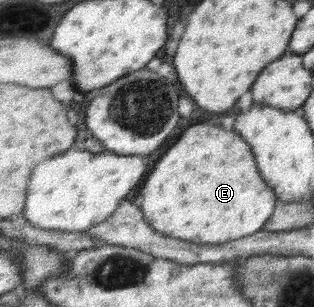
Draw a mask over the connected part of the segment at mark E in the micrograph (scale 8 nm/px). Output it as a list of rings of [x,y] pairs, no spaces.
[[[198,123],[198,125],[194,125],[194,127],[190,127],[190,129],[186,129],[182,133],[182,137],[178,139],[178,143],[174,147],[170,147],[166,151],[166,155],[162,155],[162,159],[156,163],[156,167],[148,175],[147,181],[144,182],[144,187],[141,187],[140,193],[143,200],[139,208],[142,210],[144,219],[153,230],[156,229],[156,231],[164,233],[168,237],[176,237],[176,239],[184,239],[184,241],[192,241],[192,243],[200,244],[234,242],[235,239],[246,238],[247,235],[255,234],[257,231],[263,229],[263,226],[266,225],[274,213],[275,206],[278,204],[275,191],[265,182],[259,171],[258,163],[253,156],[251,147],[243,140],[243,136],[234,129],[224,131],[224,128],[220,129],[220,127],[212,127],[212,125],[208,127],[206,123]]]

